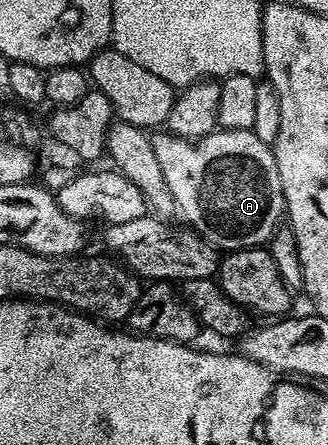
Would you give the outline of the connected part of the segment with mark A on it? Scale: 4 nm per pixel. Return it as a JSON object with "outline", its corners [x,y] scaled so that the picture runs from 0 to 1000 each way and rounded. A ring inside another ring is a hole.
{"outline":[[[659,290],[652,299],[604,317],[567,317],[509,297],[460,310],[466,342],[491,373],[515,429],[524,431],[543,479],[622,546],[659,553],[677,566],[771,562],[823,546],[838,519],[854,515],[869,490],[869,456],[857,422],[857,387],[845,387],[838,339],[802,321],[762,292]]]}

